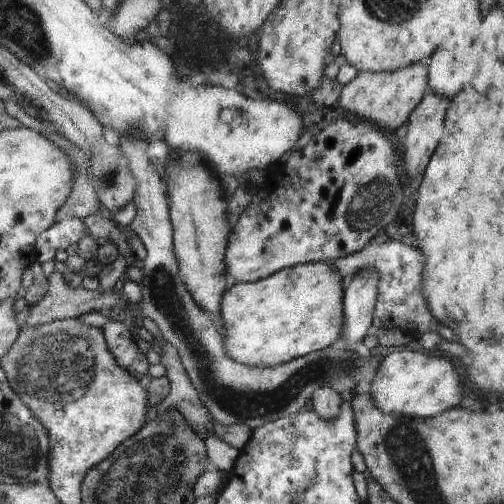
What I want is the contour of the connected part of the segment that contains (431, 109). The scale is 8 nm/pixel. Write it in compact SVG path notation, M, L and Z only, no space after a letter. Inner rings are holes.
M428 94L424 102L420 101L420 110L412 114L412 122L408 122L406 146L404 146L404 166L410 179L418 178L428 164L430 150L442 142L442 122L446 114L448 102L434 94Z

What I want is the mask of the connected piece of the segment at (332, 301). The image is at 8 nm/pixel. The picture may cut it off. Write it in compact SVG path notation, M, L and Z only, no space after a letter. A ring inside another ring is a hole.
M308 263L279 270L256 282L233 283L223 297L221 320L228 329L224 336L226 354L246 366L274 366L332 346L345 329L345 283L332 263Z

